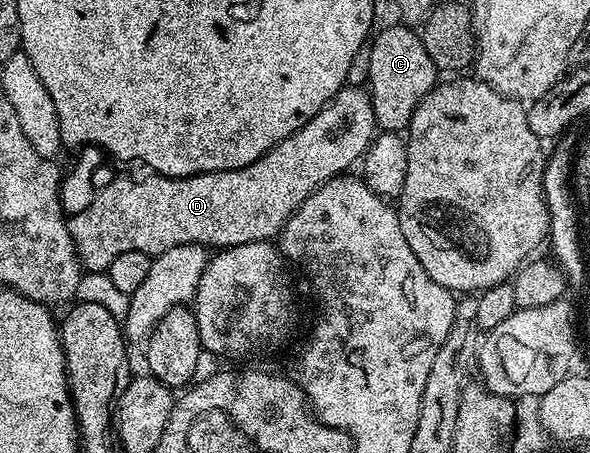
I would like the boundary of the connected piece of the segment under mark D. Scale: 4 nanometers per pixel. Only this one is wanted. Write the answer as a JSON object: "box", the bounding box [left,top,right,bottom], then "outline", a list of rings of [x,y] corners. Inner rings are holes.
{"box":[68,85,378,272],"outline":[[[346,85],[330,102],[320,110],[303,128],[287,136],[275,148],[271,148],[259,160],[238,170],[220,170],[206,174],[192,174],[186,178],[168,178],[162,174],[150,173],[149,178],[117,178],[98,189],[91,204],[83,212],[68,219],[69,231],[77,249],[81,265],[89,272],[108,271],[111,260],[123,252],[143,252],[156,256],[179,244],[199,244],[206,248],[224,248],[267,242],[276,239],[287,224],[287,220],[314,194],[324,182],[344,175],[348,166],[362,161],[365,150],[378,129],[373,111],[373,100],[368,89]]]}

